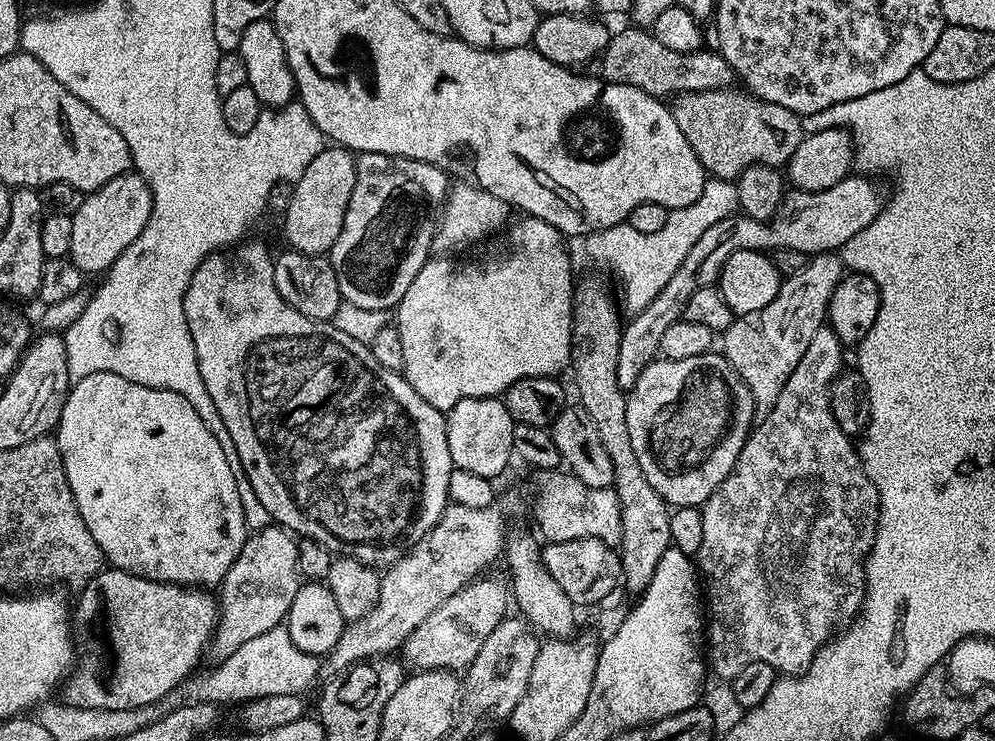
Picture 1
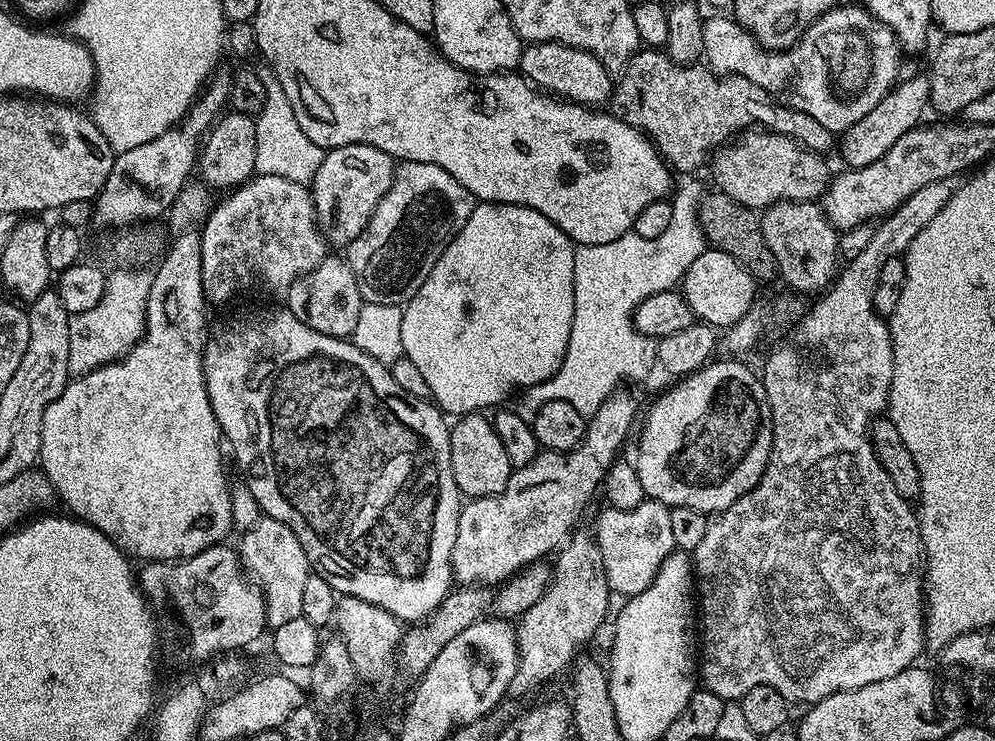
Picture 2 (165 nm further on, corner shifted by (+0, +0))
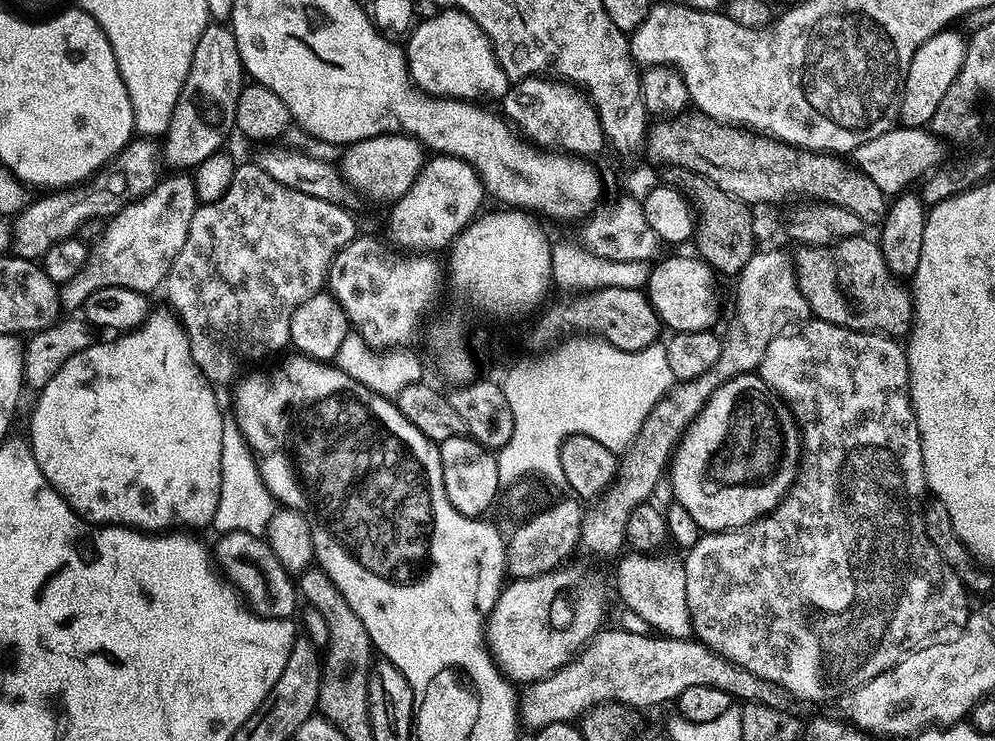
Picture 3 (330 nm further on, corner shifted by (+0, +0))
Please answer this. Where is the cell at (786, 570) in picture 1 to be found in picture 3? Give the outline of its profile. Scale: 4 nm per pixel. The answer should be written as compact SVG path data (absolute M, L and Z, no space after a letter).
M815 318L801 323L799 328L800 332L789 331L772 339L770 346L766 346L766 354L758 369L758 375L766 382L768 389L788 405L800 427L802 451L796 480L773 512L759 516L753 524L741 528L701 535L700 541L693 548L687 549L685 556L688 557L683 557L682 563L686 574L686 602L692 615L695 639L722 658L758 674L758 678L776 684L789 697L835 701L870 682L870 678L878 678L878 674L890 670L914 650L958 638L968 621L970 603L963 582L956 577L956 572L944 561L942 554L938 554L934 542L930 542L926 526L920 528L922 520L916 520L916 512L908 508L908 500L904 500L904 488L900 488L900 464L904 464L904 460L912 460L912 464L924 464L918 422L912 409L912 399L908 397L908 353L905 345L887 334L859 332Z

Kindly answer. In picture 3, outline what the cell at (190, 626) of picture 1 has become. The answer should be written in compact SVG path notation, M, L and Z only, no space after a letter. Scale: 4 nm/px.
M225 532L214 548L214 560L222 569L223 575L230 578L243 603L263 620L287 620L293 614L298 601L298 584L289 572L278 562L274 550L270 550L264 536L245 532Z

